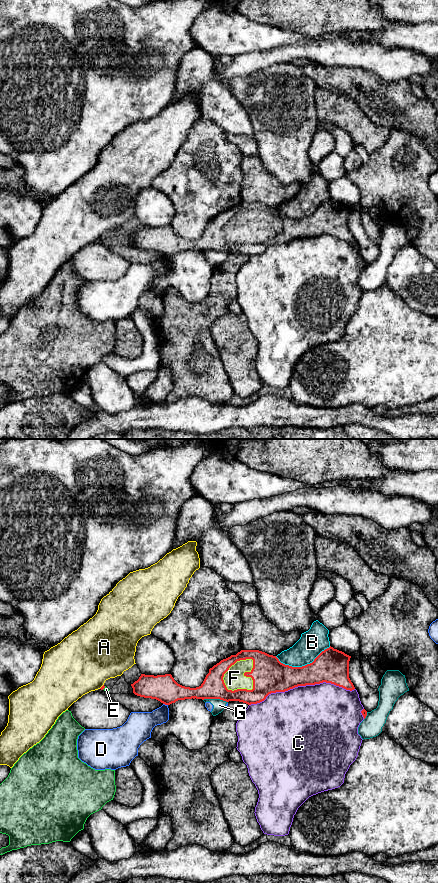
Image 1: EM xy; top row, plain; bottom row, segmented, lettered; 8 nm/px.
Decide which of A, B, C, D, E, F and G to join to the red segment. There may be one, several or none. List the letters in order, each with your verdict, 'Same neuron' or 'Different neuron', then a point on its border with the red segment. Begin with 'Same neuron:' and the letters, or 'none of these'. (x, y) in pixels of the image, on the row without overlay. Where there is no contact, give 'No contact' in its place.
Same neuron: F
A: Different neuron. Touches red at xy (102, 238)
B: Different neuron. Touches red at xy (302, 218)
C: Different neuron. Touches red at xy (301, 237)
D: Different neuron. Touches red at xy (165, 256)
E: Different neuron. Touches red at xy (103, 240)
F: Same neuron. Touches red at xy (229, 219)
G: Different neuron. Touches red at xy (215, 250)

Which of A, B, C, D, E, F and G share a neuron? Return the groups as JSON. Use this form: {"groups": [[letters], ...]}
{"groups": [["A"], ["B"], ["C"], ["D", "G"], ["E"], ["F"]]}

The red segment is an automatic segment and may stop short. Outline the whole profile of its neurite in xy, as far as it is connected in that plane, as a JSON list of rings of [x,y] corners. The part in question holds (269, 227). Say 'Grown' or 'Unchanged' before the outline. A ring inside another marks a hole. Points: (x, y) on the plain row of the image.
Grown. [[[329,199],[322,203],[312,215],[302,219],[292,219],[279,213],[276,208],[259,202],[241,202],[236,207],[221,212],[209,221],[203,235],[196,240],[178,236],[171,226],[145,227],[131,236],[133,245],[144,250],[151,250],[170,257],[185,251],[220,251],[226,254],[239,253],[248,257],[257,256],[271,245],[285,244],[298,238],[331,235],[346,242],[355,239],[349,230],[349,213],[351,208]]]

